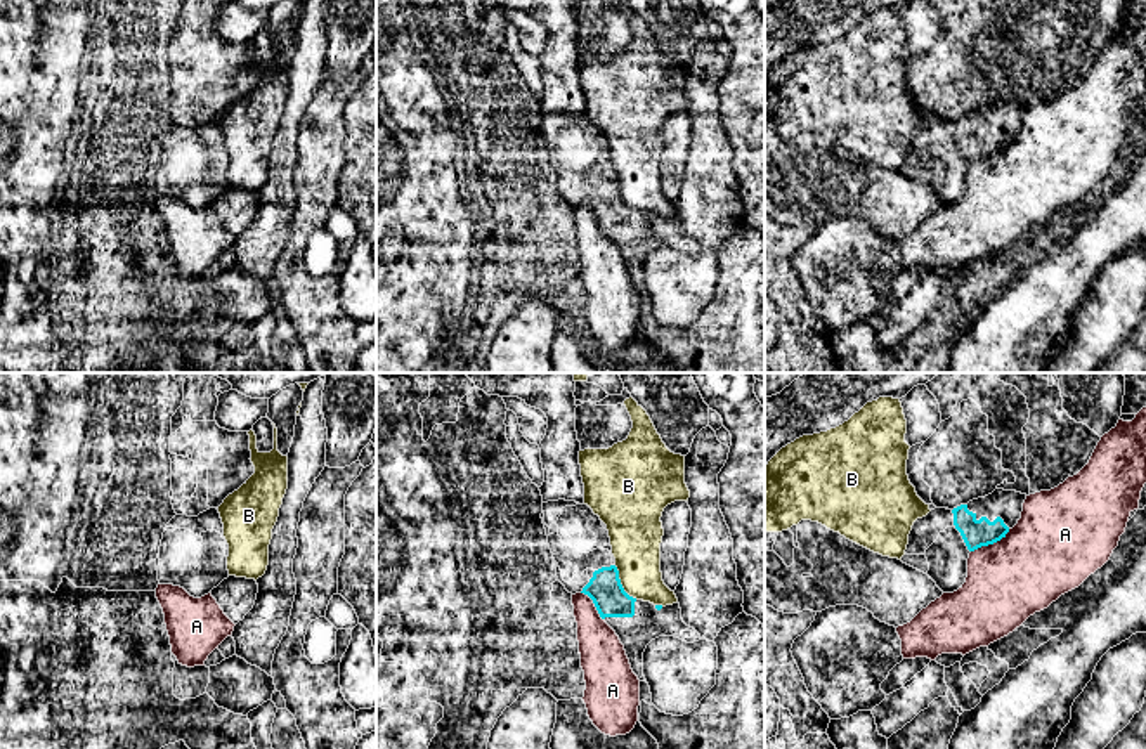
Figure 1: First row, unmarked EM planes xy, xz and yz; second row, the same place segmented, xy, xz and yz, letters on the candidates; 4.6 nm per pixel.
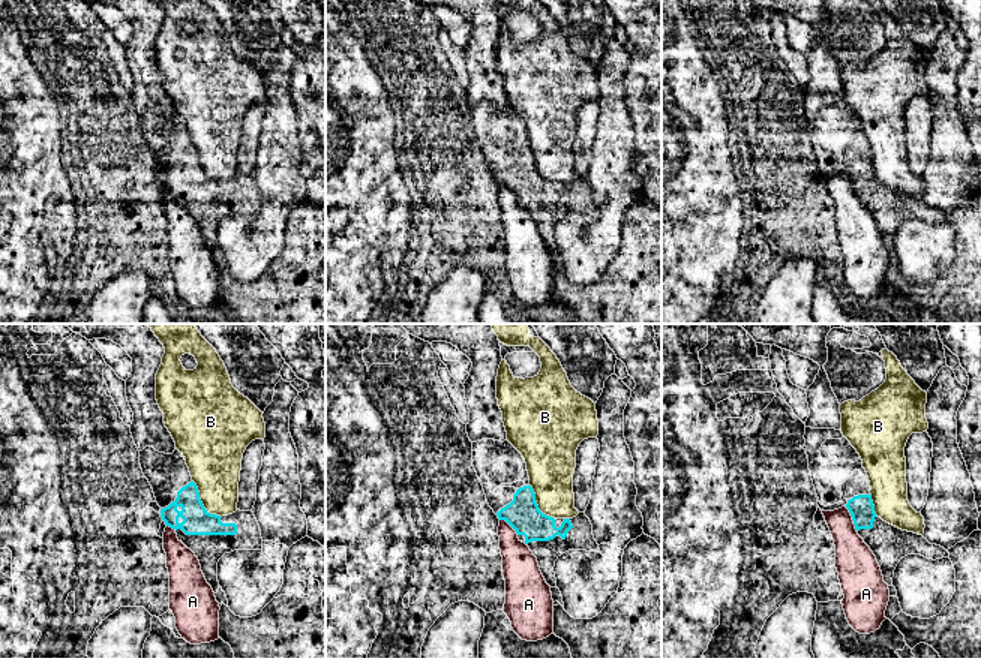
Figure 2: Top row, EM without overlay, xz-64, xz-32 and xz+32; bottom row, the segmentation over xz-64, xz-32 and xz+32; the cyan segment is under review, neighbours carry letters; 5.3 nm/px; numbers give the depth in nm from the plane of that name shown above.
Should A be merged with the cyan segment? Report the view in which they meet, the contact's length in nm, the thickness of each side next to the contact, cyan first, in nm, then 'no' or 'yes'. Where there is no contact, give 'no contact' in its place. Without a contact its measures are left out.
meets cyan in yz; contact 220 nm long; 130 nm thick on the cyan side, 400 nm on the other; no

